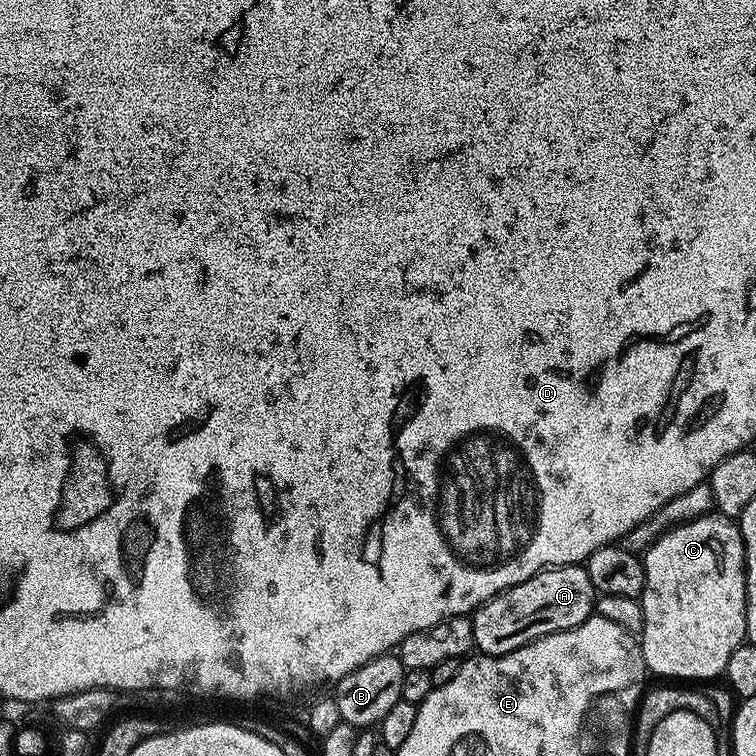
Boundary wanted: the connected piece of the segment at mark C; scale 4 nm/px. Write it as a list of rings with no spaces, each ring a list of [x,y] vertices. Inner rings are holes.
[[[713,510],[704,516],[687,520],[668,529],[663,536],[657,536],[642,553],[644,561],[644,592],[638,597],[644,611],[644,631],[639,633],[640,649],[644,655],[644,666],[649,673],[656,676],[673,676],[676,682],[692,682],[688,680],[712,680],[724,676],[726,662],[730,662],[730,654],[738,650],[738,646],[746,640],[746,574],[744,573],[744,543],[740,533],[740,525],[731,516],[722,516]]]

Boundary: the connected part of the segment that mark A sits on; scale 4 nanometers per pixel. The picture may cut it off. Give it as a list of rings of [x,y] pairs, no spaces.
[[[561,564],[546,568],[526,578],[526,582],[498,593],[471,613],[475,647],[485,656],[501,656],[543,636],[570,630],[593,615],[597,599],[587,567]]]

